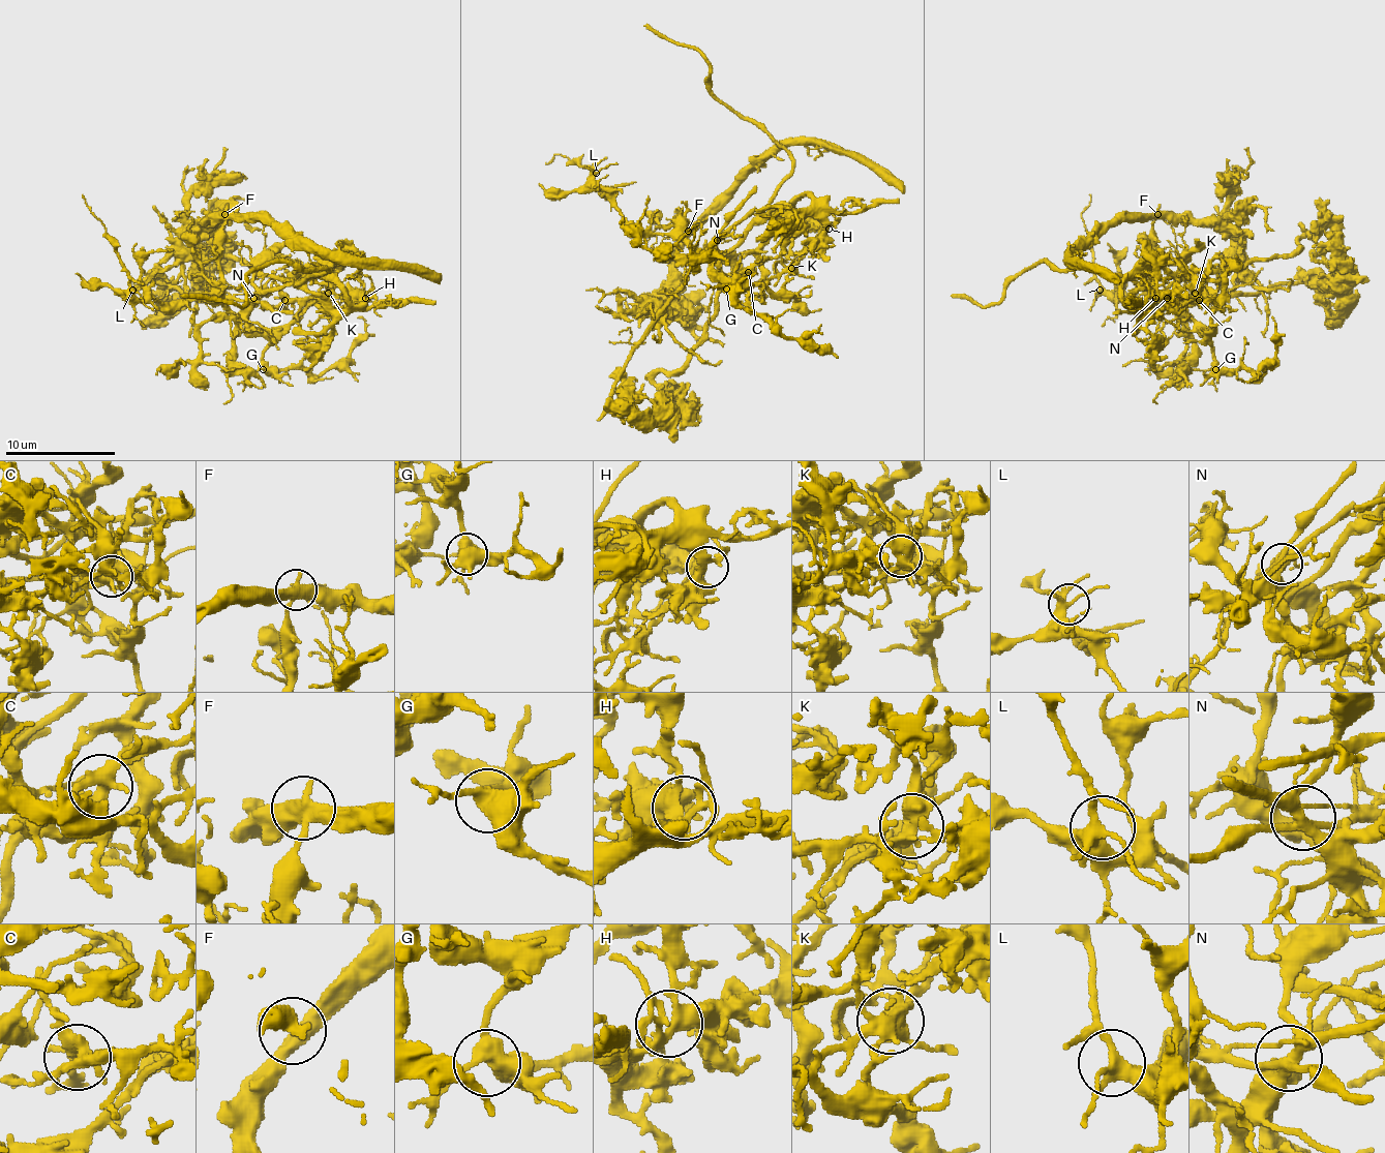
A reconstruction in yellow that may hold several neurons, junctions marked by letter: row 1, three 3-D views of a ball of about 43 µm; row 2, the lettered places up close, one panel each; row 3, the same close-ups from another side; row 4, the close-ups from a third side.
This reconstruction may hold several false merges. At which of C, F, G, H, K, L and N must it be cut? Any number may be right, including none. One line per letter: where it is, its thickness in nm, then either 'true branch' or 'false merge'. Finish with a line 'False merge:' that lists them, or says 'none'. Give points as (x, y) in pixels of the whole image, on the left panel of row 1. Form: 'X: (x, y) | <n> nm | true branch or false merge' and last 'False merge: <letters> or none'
C: (284, 300) | 380 nm | true branch
F: (224, 214) | 400 nm | false merge
G: (263, 369) | 480 nm | true branch
H: (365, 298) | 340 nm | true branch
K: (328, 293) | 480 nm | false merge
L: (132, 290) | 320 nm | true branch
N: (253, 298) | 340 nm | false merge
False merge: F, K, N

